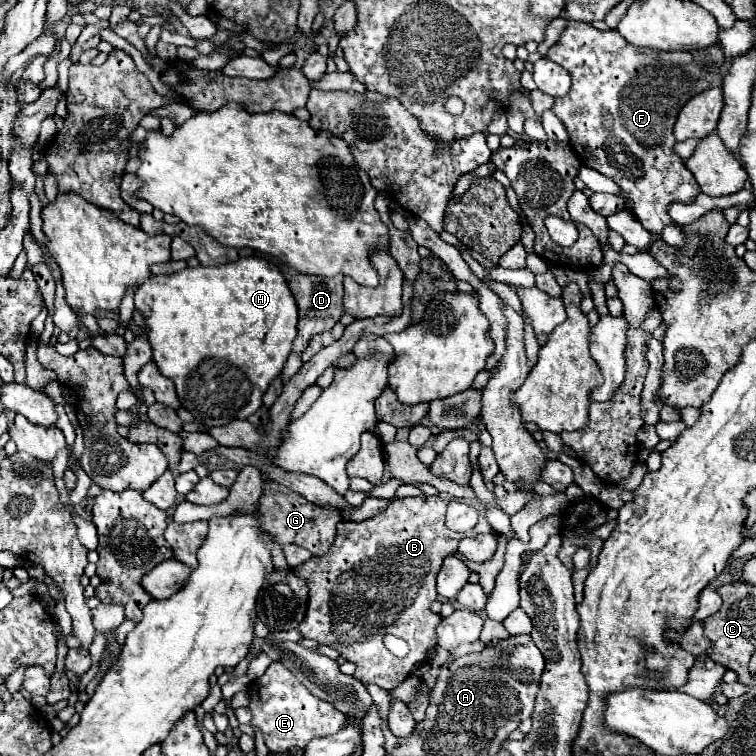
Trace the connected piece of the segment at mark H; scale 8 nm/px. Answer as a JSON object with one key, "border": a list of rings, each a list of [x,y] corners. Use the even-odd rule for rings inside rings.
{"border":[[[239,258],[237,262],[229,262],[229,264],[223,264],[223,266],[197,266],[197,268],[185,268],[177,274],[171,274],[171,276],[153,276],[151,280],[143,282],[137,290],[135,290],[135,308],[145,316],[145,324],[147,324],[147,334],[149,334],[149,344],[153,348],[153,360],[159,368],[159,372],[167,378],[171,378],[175,382],[175,388],[177,388],[177,396],[179,396],[179,402],[183,408],[187,408],[197,422],[201,424],[207,424],[207,426],[225,426],[229,424],[231,420],[237,420],[237,418],[249,418],[251,414],[255,414],[263,402],[263,394],[265,390],[269,388],[269,384],[281,374],[289,354],[291,354],[291,346],[293,346],[293,340],[295,340],[295,328],[297,328],[297,306],[295,306],[295,300],[287,288],[287,282],[283,278],[283,274],[279,272],[279,268],[263,258]]]}

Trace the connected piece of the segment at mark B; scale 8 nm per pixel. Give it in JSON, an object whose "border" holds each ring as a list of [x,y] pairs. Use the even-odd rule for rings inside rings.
{"border":[[[449,494],[429,496],[429,498],[401,498],[395,500],[381,514],[363,522],[339,522],[337,536],[331,550],[321,558],[311,558],[293,572],[303,578],[309,586],[309,604],[303,622],[297,626],[303,638],[311,638],[317,644],[335,648],[347,662],[357,666],[355,680],[363,684],[377,684],[379,688],[393,690],[399,686],[413,668],[421,666],[429,658],[429,650],[437,646],[435,628],[441,622],[439,614],[429,610],[431,602],[437,598],[435,578],[441,562],[457,550],[463,534],[451,532],[445,526],[445,510],[451,502]],[[395,634],[407,640],[411,652],[405,658],[393,656],[385,644],[383,636]]]}

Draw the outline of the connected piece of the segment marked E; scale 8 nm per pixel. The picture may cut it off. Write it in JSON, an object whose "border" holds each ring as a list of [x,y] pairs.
{"border":[[[273,662],[267,672],[257,678],[249,690],[249,710],[253,714],[249,726],[255,732],[261,732],[267,748],[273,754],[283,754],[287,750],[303,750],[313,738],[329,736],[343,728],[343,716],[335,706],[315,698],[283,664]]]}

